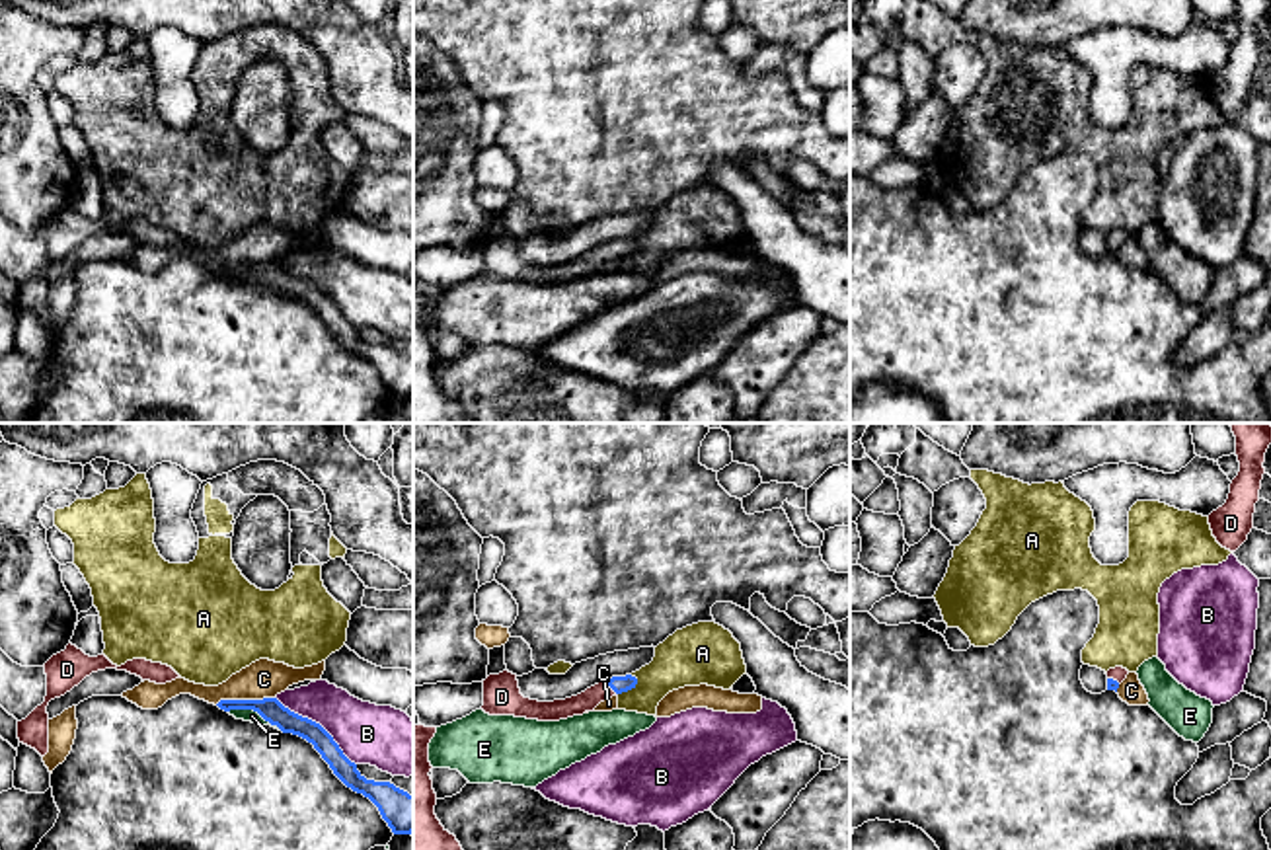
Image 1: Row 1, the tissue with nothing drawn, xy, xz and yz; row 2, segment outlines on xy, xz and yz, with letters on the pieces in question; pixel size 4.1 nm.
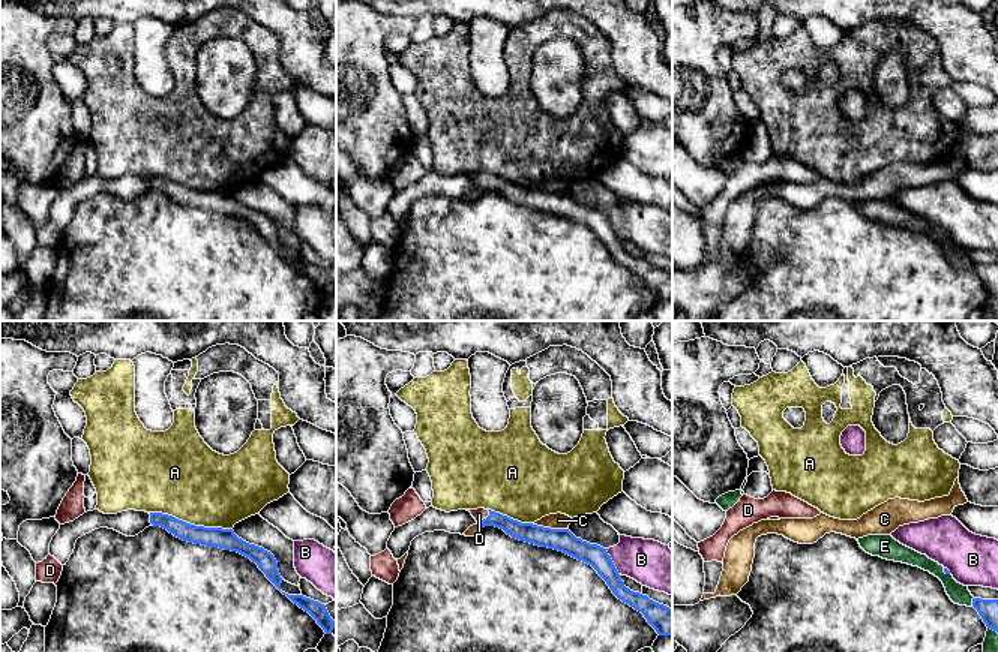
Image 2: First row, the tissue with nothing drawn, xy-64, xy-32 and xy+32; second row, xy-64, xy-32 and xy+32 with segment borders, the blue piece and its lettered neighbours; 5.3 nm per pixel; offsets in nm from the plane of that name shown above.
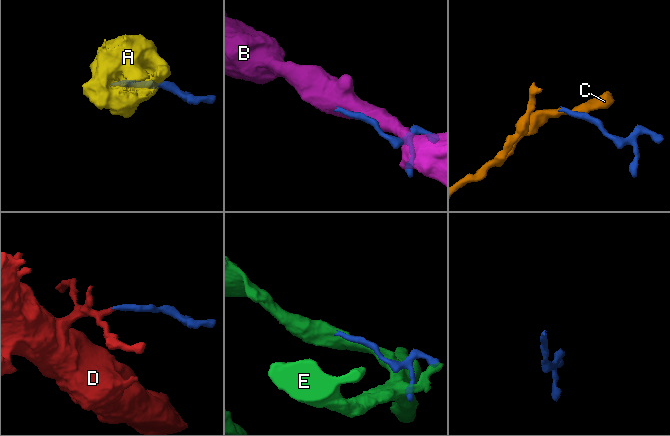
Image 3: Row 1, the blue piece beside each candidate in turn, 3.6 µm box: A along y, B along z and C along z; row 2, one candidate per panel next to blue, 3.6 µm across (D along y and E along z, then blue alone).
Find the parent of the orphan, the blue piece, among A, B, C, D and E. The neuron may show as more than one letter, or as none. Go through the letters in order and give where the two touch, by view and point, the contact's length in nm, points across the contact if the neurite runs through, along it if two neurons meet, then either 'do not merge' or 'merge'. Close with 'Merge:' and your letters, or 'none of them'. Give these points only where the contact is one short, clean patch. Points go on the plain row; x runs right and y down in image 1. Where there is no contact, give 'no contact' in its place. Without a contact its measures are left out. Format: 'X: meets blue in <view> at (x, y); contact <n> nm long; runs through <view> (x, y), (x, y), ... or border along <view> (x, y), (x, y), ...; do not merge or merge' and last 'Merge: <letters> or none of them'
A: meets blue in xz at (630, 252); contact 110 nm long; border along xz (634, 238), (636, 246), (618, 258); do not merge
B: meets blue in xy at (318, 287); contact 440 nm long; border along xy (275, 260), (291, 273), (314, 283), (355, 328); do not merge
C: meets blue in xy at (244, 264); contact 260 nm long; border along xy (273, 260), (221, 262), (215, 268); do not merge
D: meets blue in xz at (611, 250); contact 80 nm long; runs through xz (618, 248), (611, 250), (587, 264); merge
E: meets blue in xy at (256, 273); contact 240 nm long; do not merge
Merge: D

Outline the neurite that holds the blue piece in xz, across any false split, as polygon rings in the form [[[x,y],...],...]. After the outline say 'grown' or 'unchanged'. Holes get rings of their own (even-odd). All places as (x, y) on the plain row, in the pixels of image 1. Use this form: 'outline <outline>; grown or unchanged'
outline [[[503,234],[499,238],[489,238],[483,244],[481,273],[489,279],[515,279],[538,285],[559,285],[573,279],[583,279],[585,275],[595,275],[600,265],[628,255],[636,251],[636,248],[637,242],[632,238],[612,240],[577,259],[554,265],[538,265],[524,261],[520,257],[517,238]]]; grown

